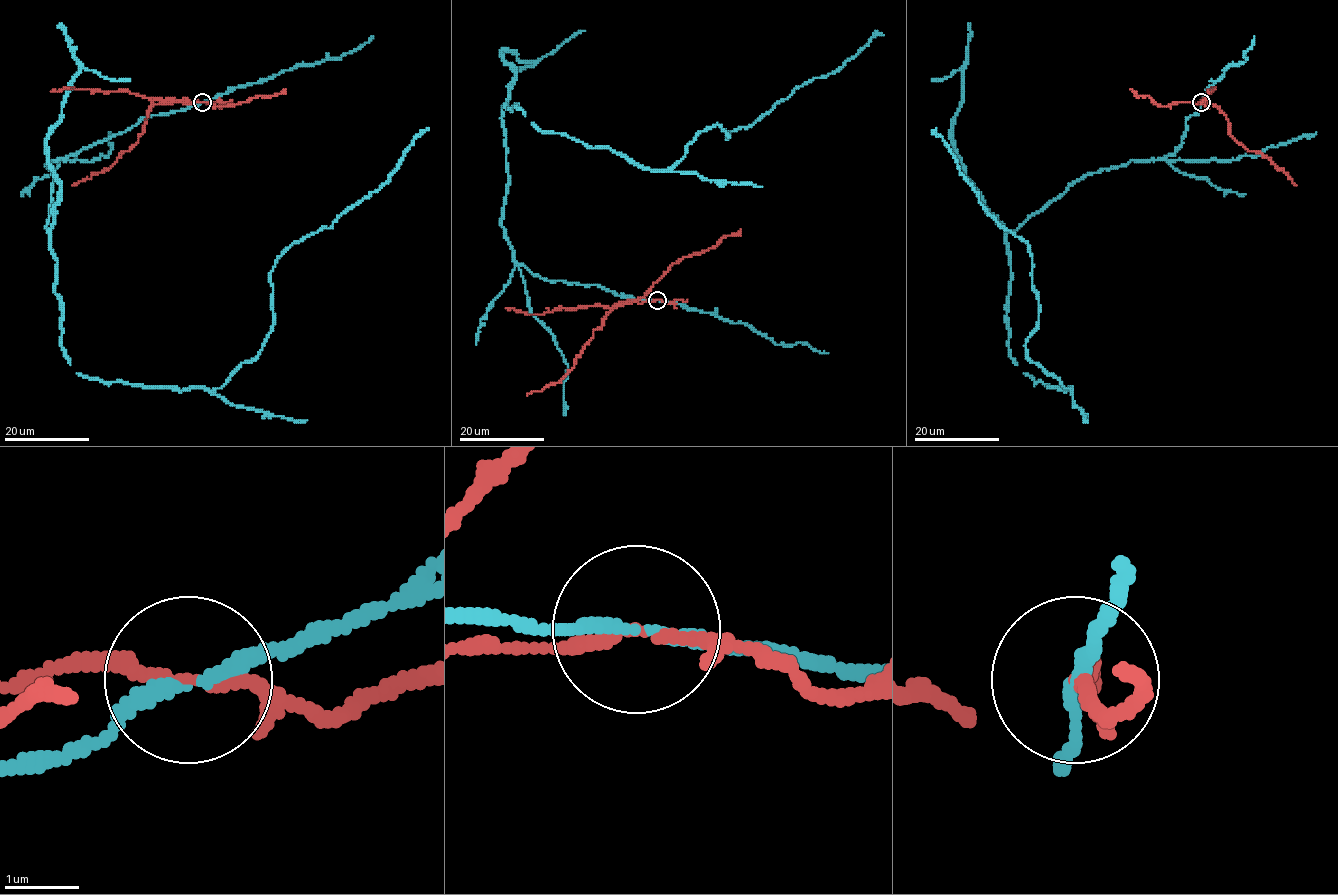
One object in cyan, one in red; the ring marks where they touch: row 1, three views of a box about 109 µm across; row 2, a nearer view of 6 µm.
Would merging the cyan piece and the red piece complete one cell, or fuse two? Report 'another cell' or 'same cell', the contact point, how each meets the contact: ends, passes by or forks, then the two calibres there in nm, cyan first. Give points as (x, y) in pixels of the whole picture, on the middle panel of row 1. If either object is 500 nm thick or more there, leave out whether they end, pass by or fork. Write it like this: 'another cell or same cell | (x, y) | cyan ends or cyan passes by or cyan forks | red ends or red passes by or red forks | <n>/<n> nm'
another cell | (657, 300) | cyan passes by | red passes by | 180/150 nm

